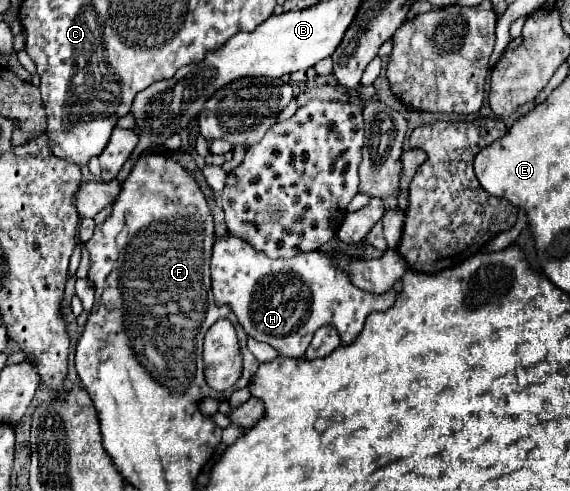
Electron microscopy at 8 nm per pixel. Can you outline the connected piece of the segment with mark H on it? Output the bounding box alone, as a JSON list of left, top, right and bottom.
[211,236,397,358]

